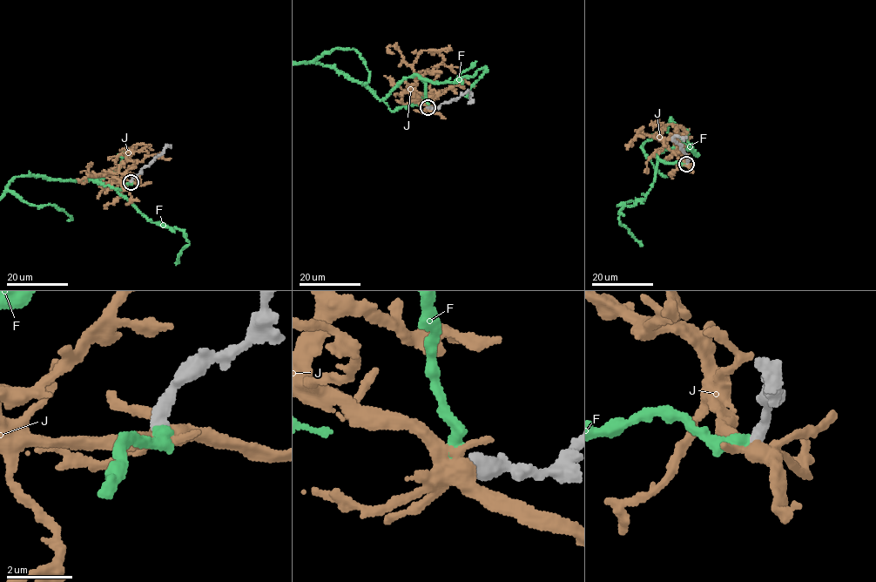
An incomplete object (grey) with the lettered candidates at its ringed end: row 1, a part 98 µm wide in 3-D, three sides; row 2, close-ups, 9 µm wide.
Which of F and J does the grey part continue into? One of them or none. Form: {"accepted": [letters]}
{"accepted": ["F"]}

